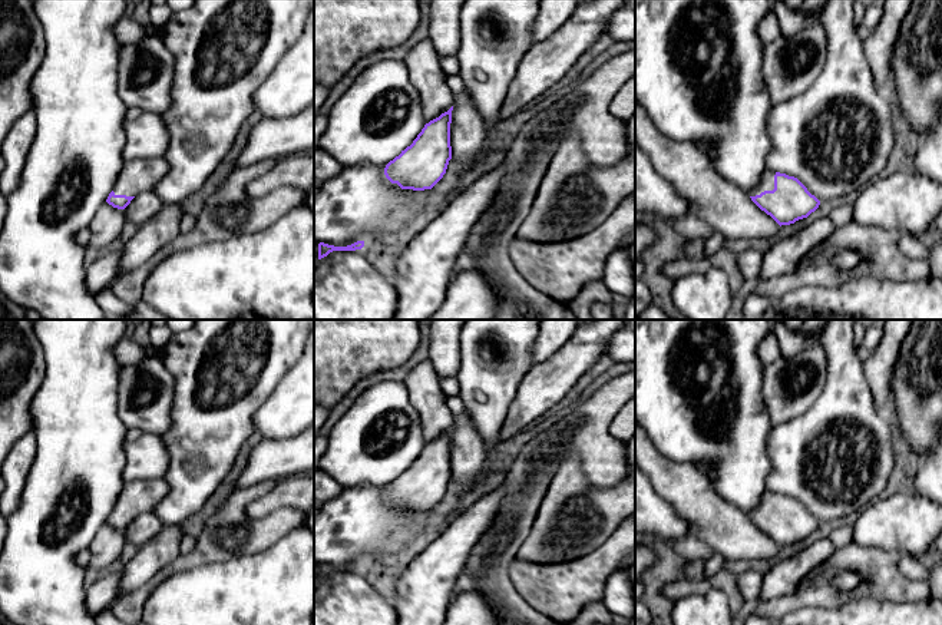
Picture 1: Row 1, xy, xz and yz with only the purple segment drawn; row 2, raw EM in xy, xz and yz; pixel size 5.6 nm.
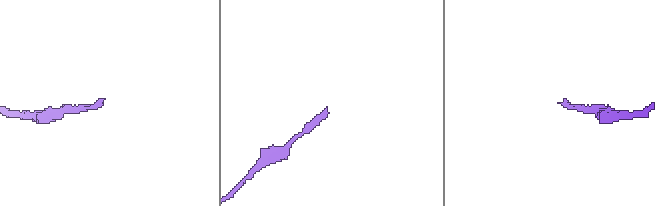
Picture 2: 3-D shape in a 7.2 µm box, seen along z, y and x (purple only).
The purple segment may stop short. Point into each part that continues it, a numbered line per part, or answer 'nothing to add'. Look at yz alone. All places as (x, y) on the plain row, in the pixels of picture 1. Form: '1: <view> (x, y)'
1: yz (767, 502)

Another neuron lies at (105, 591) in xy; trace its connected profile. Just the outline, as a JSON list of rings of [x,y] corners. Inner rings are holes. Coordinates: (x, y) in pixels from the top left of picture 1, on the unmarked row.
[[[109,569],[103,572],[95,583],[86,586],[85,599],[90,614],[96,615],[103,609],[110,608],[110,605],[120,596],[120,575],[120,571]]]

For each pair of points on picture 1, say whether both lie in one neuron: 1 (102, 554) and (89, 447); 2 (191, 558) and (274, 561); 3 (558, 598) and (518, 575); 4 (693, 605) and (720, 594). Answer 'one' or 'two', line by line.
1: two
2: two
3: one
4: one

